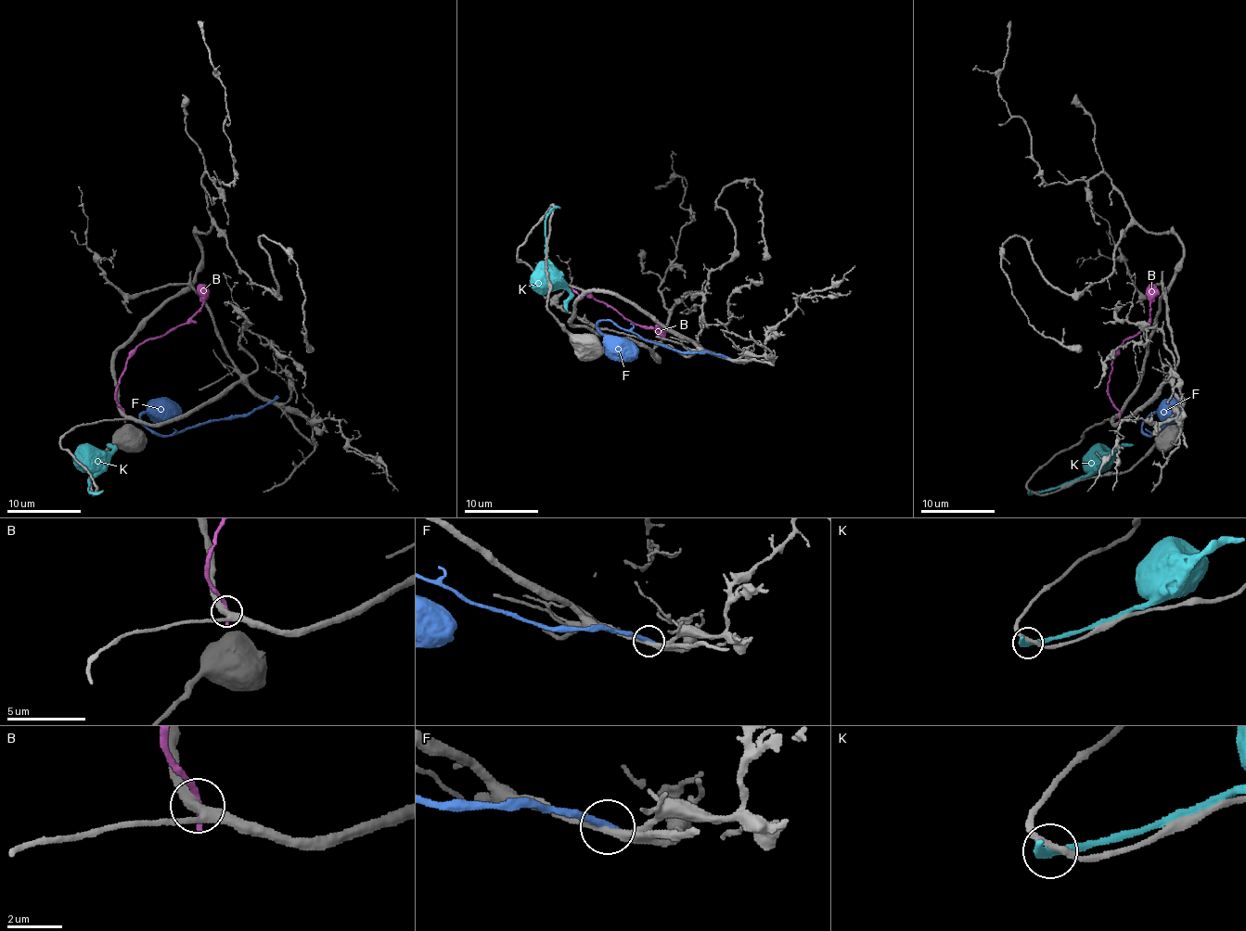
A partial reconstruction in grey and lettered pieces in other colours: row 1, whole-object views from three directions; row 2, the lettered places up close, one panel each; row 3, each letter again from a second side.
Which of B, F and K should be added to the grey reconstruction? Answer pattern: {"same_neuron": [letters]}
{"same_neuron": []}

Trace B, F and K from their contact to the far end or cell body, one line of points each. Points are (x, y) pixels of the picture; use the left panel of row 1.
B: (124, 414), (115, 400), (115, 392), (126, 357), (143, 342), (161, 337), (186, 322), (202, 306), (200, 284)
F: (272, 401), (174, 435), (158, 435), (141, 416), (169, 405), (180, 411)
K: (96, 493), (88, 490), (88, 482), (92, 473), (111, 452), (109, 443)

